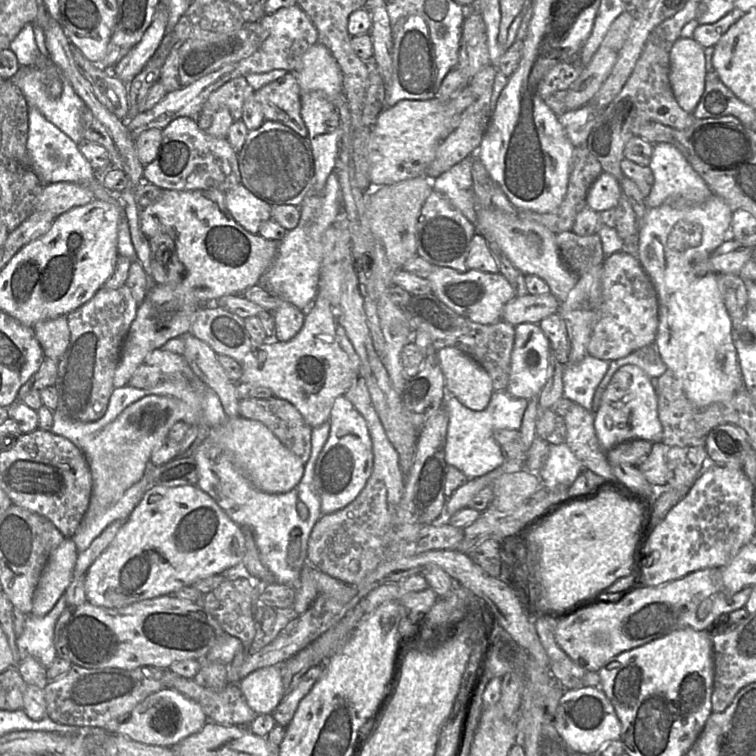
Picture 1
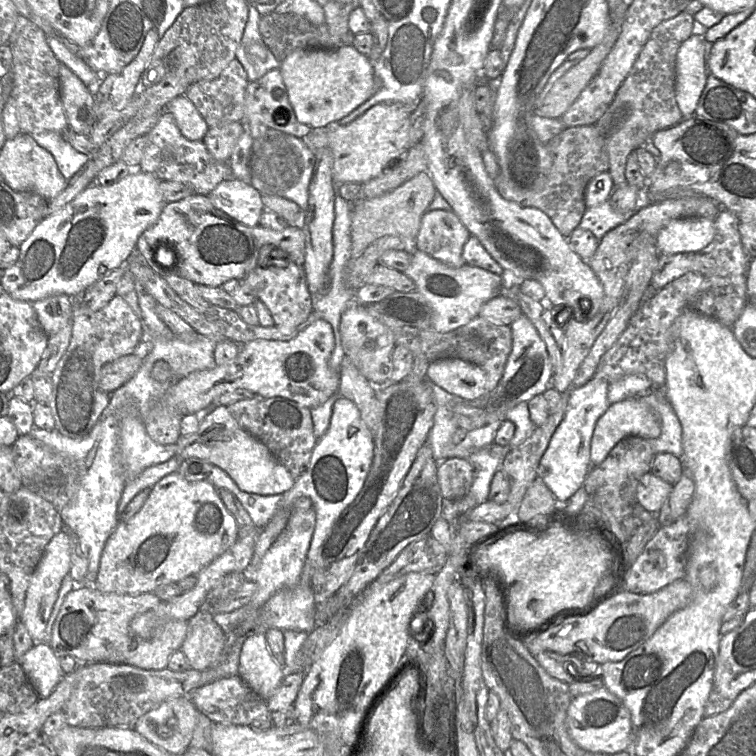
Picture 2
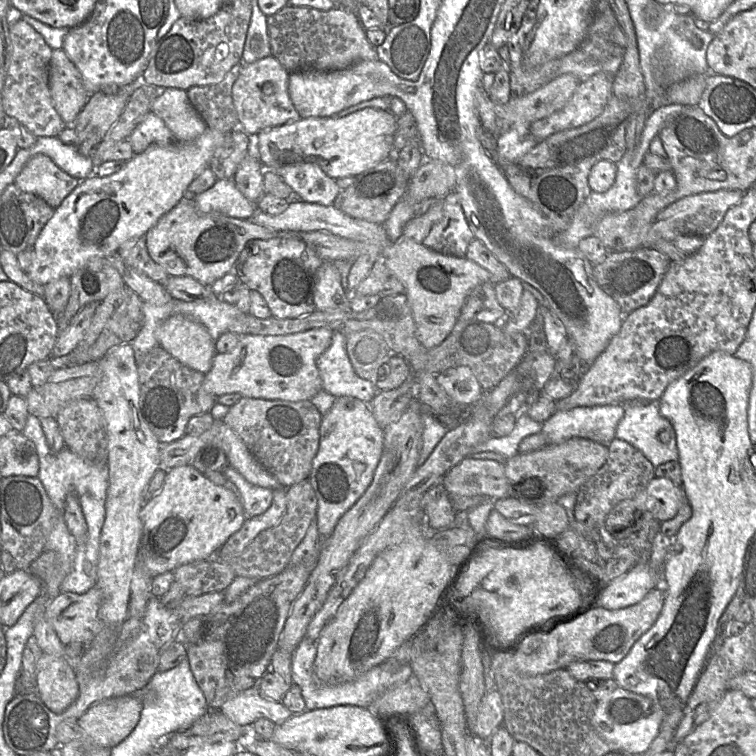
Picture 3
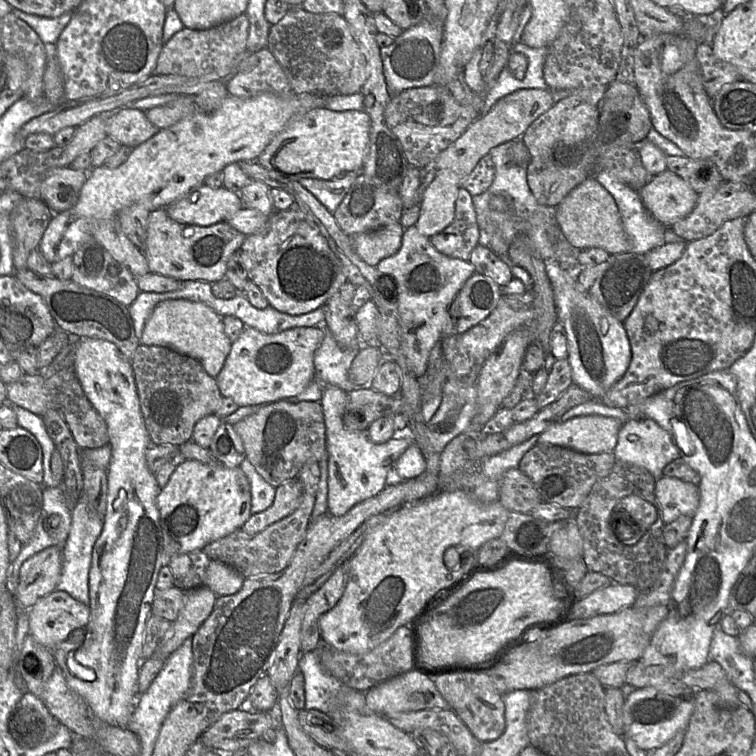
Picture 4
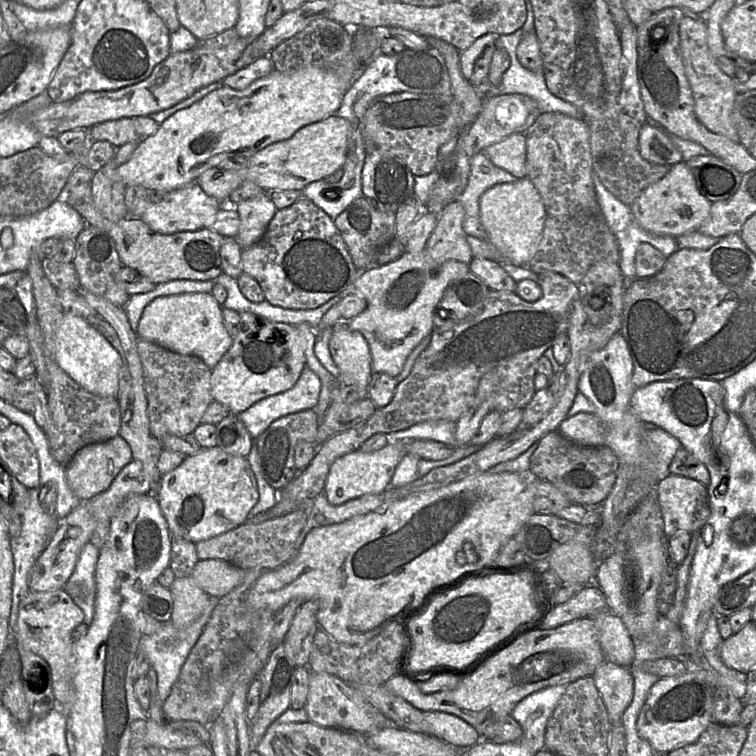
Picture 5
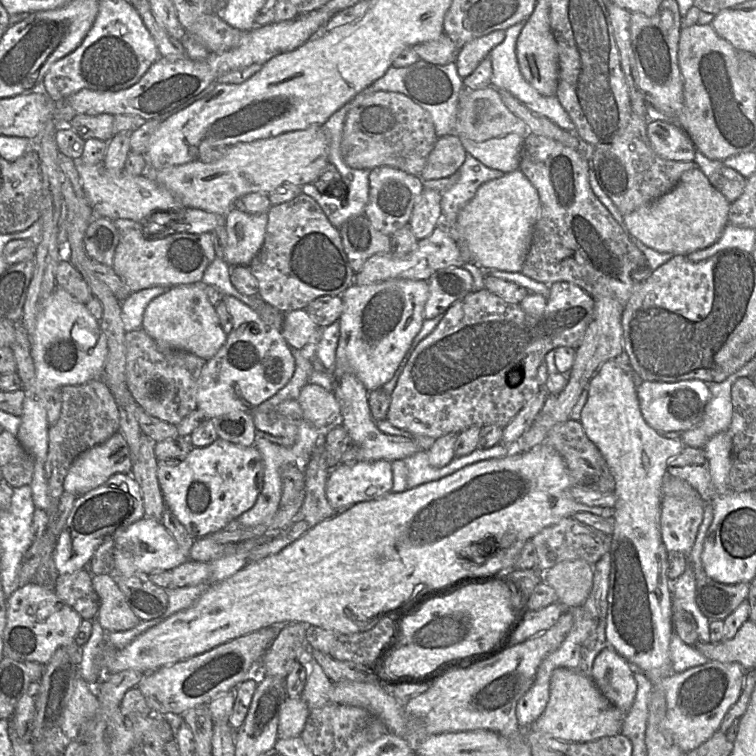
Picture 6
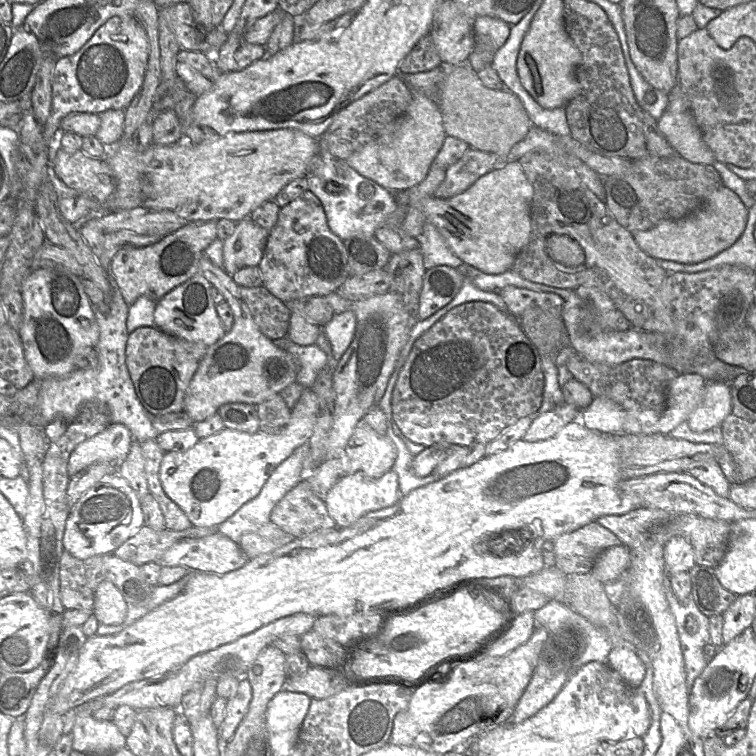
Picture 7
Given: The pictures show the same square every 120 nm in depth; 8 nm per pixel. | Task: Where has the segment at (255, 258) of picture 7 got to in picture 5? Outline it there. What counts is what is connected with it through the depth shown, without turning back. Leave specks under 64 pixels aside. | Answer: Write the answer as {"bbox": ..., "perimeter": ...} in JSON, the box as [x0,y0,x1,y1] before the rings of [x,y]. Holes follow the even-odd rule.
{"bbox":[232,192,277,249],"perimeter":[[[268,192],[232,206],[240,217],[239,231],[235,238],[242,249],[252,246],[262,238],[277,211]]]}

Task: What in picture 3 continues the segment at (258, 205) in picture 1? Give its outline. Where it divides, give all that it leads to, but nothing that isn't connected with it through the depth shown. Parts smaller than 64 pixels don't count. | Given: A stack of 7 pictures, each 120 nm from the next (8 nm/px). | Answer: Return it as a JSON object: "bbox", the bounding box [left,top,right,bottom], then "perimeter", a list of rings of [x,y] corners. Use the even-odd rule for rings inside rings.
{"bbox":[194,179,257,220],"perimeter":[[[218,179],[213,187],[201,194],[194,195],[194,200],[198,211],[203,214],[220,212],[229,217],[249,220],[257,212],[256,204],[240,192],[233,179]]]}

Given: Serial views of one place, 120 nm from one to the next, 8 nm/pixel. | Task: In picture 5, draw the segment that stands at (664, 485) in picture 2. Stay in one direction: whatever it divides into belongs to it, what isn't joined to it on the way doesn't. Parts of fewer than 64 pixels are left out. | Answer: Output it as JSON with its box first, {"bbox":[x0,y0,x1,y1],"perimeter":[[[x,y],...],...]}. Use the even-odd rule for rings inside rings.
{"bbox":[656,474,709,538],"perimeter":[[[669,474],[656,488],[667,538],[679,530],[698,531],[709,516],[707,487],[697,480]]]}

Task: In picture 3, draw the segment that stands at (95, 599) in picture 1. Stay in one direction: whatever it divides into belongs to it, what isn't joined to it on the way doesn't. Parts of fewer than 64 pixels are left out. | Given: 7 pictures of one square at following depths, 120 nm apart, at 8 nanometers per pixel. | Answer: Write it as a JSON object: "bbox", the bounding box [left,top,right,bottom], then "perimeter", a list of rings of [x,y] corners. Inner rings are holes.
{"bbox":[140,464,246,577],"perimeter":[[[191,464],[170,469],[164,484],[150,501],[144,503],[140,511],[143,536],[140,553],[141,562],[151,577],[173,571],[184,564],[213,557],[244,524],[246,514],[240,499],[234,492],[215,484]]]}

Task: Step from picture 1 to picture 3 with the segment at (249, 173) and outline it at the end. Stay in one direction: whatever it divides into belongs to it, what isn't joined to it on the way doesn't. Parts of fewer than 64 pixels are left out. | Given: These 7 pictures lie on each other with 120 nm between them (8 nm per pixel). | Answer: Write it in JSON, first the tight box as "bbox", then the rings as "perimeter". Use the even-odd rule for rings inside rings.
{"bbox":[262,162,341,206],"perimeter":[[[311,162],[269,167],[262,165],[265,173],[278,175],[297,194],[300,201],[330,206],[341,192],[336,180],[327,176],[319,165]]]}

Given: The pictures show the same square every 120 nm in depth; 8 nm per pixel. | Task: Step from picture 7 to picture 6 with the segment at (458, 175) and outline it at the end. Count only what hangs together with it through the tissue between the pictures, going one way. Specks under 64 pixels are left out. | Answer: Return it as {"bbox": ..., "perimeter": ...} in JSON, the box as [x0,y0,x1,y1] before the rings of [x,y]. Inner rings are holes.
{"bbox":[440,153,505,263],"perimeter":[[[467,153],[458,169],[459,178],[448,190],[442,193],[442,222],[440,226],[458,243],[464,263],[474,263],[473,256],[457,230],[457,217],[460,210],[474,197],[477,189],[489,180],[502,177],[505,173],[490,168]]]}

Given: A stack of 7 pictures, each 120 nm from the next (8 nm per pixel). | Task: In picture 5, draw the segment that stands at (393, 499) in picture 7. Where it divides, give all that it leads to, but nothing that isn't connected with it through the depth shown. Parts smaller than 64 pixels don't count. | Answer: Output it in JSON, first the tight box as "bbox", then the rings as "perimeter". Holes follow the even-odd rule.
{"bbox":[324,442,407,506],"perimeter":[[[389,442],[374,452],[362,452],[358,449],[336,459],[324,484],[324,495],[327,501],[336,506],[366,495],[383,493],[391,485],[398,463],[407,454],[404,443]]]}

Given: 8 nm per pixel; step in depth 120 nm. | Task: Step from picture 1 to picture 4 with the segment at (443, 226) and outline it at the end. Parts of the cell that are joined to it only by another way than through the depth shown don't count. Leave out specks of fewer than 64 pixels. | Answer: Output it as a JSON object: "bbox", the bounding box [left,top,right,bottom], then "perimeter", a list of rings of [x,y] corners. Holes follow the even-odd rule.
{"bbox":[430,187,480,260],"perimeter":[[[461,187],[455,202],[453,221],[430,237],[430,242],[436,250],[448,257],[469,260],[473,249],[479,244],[479,238],[480,229],[472,196]]]}

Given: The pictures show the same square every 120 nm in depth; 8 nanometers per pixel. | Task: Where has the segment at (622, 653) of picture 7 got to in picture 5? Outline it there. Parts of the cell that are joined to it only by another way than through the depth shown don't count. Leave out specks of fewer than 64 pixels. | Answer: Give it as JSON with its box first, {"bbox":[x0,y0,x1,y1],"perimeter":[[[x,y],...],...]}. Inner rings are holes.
{"bbox":[592,661,634,724],"perimeter":[[[604,661],[592,675],[613,724],[621,722],[633,699],[634,679],[628,667]]]}

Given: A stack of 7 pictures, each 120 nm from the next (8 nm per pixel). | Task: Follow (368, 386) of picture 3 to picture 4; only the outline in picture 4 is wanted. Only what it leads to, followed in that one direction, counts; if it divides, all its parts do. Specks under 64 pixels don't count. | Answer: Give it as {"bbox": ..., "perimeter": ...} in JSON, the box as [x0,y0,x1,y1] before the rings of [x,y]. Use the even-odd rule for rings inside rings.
{"bbox":[314,326,359,392],"perimeter":[[[316,326],[321,327],[325,331],[323,341],[320,346],[316,349],[314,353],[314,369],[315,369],[315,379],[317,379],[323,385],[332,385],[341,388],[345,392],[351,392],[356,390],[358,387],[355,386],[349,380],[349,370],[351,368],[352,362],[357,355],[359,349],[343,349],[341,348],[335,339],[330,334],[326,326]]]}

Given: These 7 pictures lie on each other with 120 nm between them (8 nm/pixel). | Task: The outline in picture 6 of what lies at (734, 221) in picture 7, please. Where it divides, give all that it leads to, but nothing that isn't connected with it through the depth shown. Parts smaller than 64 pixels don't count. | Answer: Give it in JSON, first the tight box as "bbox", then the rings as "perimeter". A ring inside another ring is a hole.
{"bbox":[624,168,730,256],"perimeter":[[[694,168],[686,171],[671,191],[624,216],[624,222],[629,234],[646,246],[674,256],[688,256],[719,240],[728,225],[730,205],[709,178]]]}

